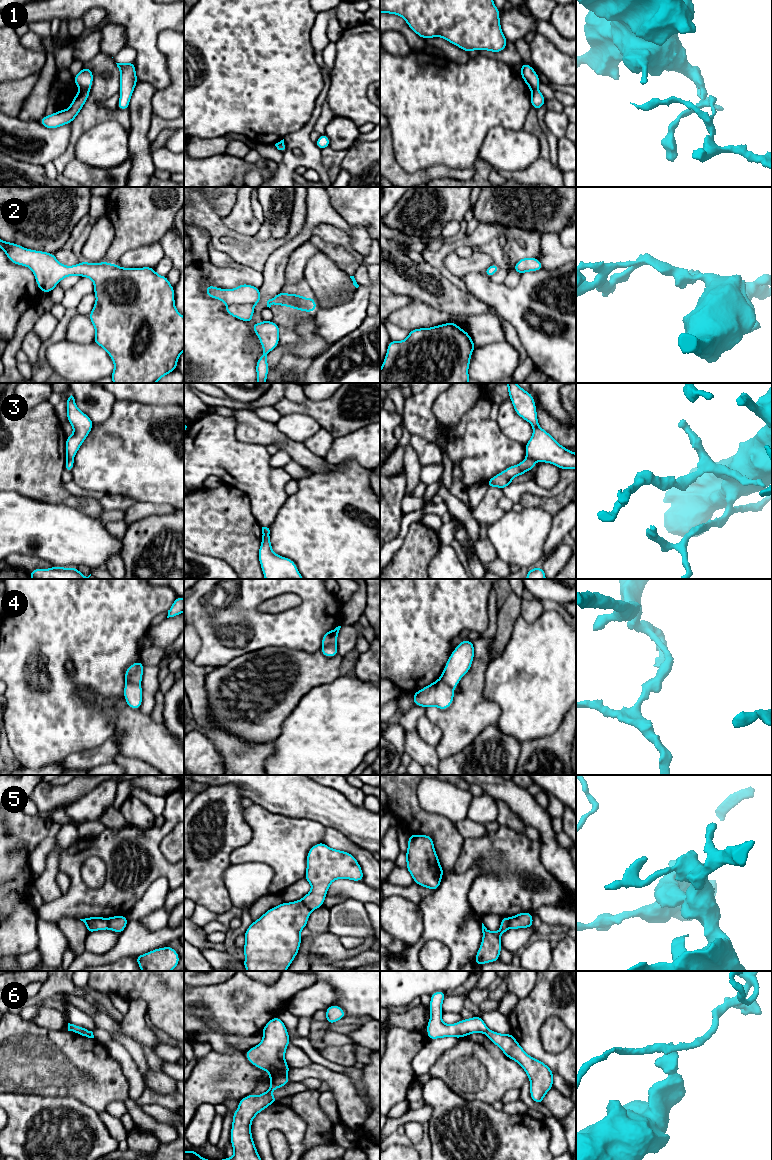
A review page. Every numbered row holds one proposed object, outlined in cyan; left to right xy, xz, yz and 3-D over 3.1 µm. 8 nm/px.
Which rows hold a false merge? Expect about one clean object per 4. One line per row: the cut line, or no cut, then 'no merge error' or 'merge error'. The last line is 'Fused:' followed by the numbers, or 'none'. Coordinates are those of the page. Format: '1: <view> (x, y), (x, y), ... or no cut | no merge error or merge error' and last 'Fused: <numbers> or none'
1: xy (80, 89), (88, 90) | merge error
2: no cut | no merge error
3: yz (527, 457), (534, 461) | merge error
4: xy (126, 682), (140, 684) | merge error
5: xz (300, 900), (311, 910) | merge error
6: xz (286, 1075), (271, 1081) | merge error
Fused: 1, 3, 4, 5, 6

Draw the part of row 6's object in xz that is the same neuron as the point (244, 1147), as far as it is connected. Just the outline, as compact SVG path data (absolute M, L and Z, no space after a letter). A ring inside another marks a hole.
M287 1076L277 1078L270 1082L270 1087L265 1093L258 1096L250 1094L239 1101L239 1106L233 1114L231 1128L231 1145L234 1155L223 1160L261 1160L252 1139L252 1120L259 1112L278 1101L272 1095L272 1091L289 1082Z

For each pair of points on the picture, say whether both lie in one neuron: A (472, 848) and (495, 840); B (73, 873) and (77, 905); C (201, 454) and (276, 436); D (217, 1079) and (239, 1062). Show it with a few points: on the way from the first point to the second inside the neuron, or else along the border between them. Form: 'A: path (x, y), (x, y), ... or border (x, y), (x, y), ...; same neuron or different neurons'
A: path (478, 848), (487, 848), (489, 846); same neuron
B: path (76, 881), (77, 897); same neuron
C: border (235, 423), (235, 435), (241, 441), (265, 447); different neurons
D: path (222, 1076), (225, 1076), (234, 1067); same neuron

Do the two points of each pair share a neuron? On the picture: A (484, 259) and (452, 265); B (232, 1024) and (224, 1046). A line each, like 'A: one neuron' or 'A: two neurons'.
A: one neuron
B: one neuron

